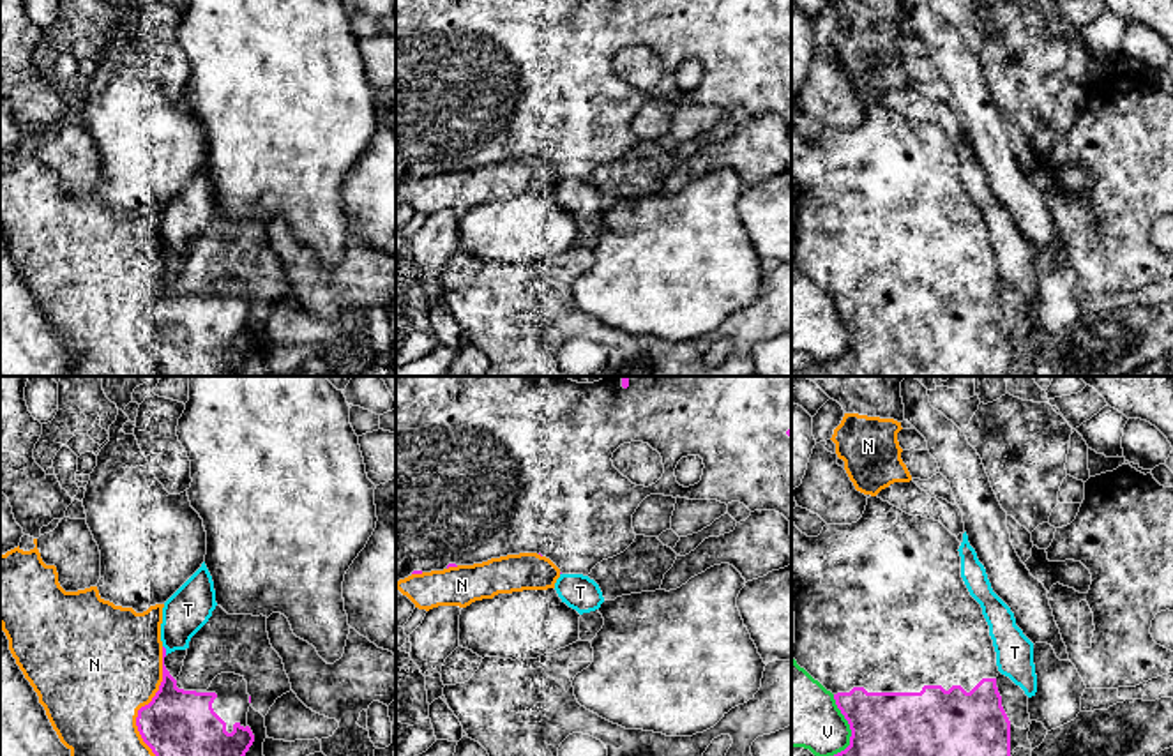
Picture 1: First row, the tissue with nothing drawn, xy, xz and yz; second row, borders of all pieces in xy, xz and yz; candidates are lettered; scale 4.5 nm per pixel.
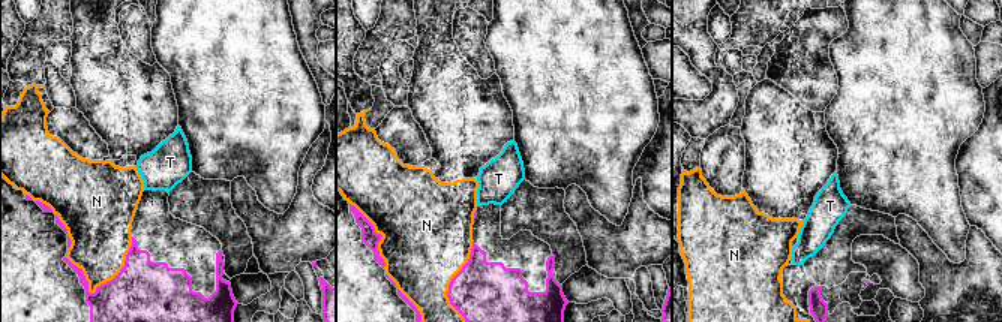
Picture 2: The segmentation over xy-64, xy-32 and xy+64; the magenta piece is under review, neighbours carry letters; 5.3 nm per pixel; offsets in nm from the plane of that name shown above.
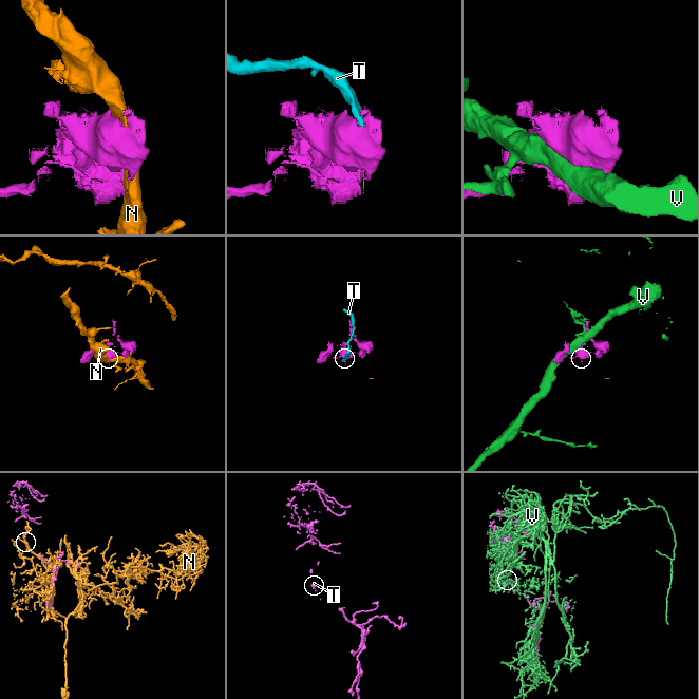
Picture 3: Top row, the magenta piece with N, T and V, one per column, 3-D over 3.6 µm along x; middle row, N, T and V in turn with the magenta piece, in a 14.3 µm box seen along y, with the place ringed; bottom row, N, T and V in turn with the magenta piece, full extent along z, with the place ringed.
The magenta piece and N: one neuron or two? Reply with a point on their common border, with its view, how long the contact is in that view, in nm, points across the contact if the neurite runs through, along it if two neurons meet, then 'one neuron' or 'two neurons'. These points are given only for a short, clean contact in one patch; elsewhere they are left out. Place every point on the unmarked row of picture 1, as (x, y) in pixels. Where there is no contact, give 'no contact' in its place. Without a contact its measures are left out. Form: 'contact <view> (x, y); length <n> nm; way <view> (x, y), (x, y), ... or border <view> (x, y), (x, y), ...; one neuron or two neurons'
contact xy (140, 313); length 550 nm; two neurons

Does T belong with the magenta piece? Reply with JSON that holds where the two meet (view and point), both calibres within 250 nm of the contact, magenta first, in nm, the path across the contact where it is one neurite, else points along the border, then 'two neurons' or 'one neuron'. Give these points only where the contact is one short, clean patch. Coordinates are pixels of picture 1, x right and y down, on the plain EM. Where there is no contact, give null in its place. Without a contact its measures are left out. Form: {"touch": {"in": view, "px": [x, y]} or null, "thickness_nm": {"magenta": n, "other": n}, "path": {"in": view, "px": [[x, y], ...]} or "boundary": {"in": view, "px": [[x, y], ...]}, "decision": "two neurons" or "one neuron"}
{"touch": {"in": "xy", "px": [165, 255]}, "thickness_nm": {"magenta": 170, "other": 200}, "decision": "two neurons"}

